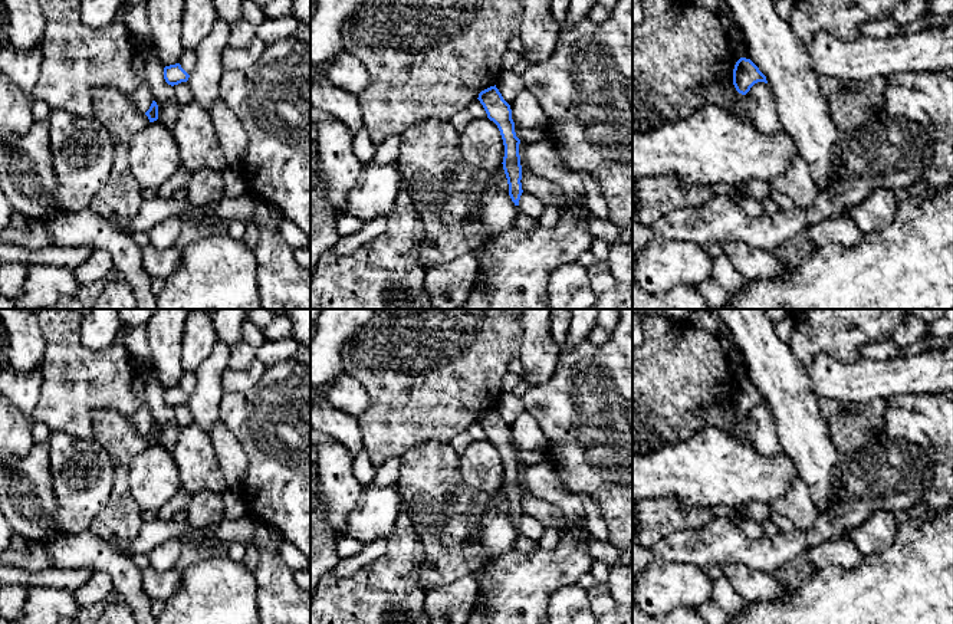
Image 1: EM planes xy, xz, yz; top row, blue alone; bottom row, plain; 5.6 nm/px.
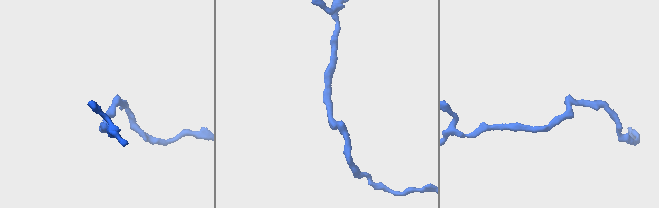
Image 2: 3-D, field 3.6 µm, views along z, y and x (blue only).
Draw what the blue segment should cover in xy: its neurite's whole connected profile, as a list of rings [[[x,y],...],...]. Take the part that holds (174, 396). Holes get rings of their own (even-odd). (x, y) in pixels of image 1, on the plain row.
[[[180,385],[164,390],[164,401],[171,408],[187,404],[188,400],[190,397],[181,390]]]

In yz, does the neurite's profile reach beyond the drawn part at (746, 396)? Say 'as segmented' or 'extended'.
as segmented

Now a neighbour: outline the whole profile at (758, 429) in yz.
[[[765,404],[755,405],[746,417],[739,416],[735,410],[735,423],[724,433],[735,440],[750,444],[762,454],[783,453],[776,423]]]

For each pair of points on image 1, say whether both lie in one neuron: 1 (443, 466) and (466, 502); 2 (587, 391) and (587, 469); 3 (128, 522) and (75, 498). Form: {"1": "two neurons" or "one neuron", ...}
{"1": "one neuron", "2": "one neuron", "3": "two neurons"}

